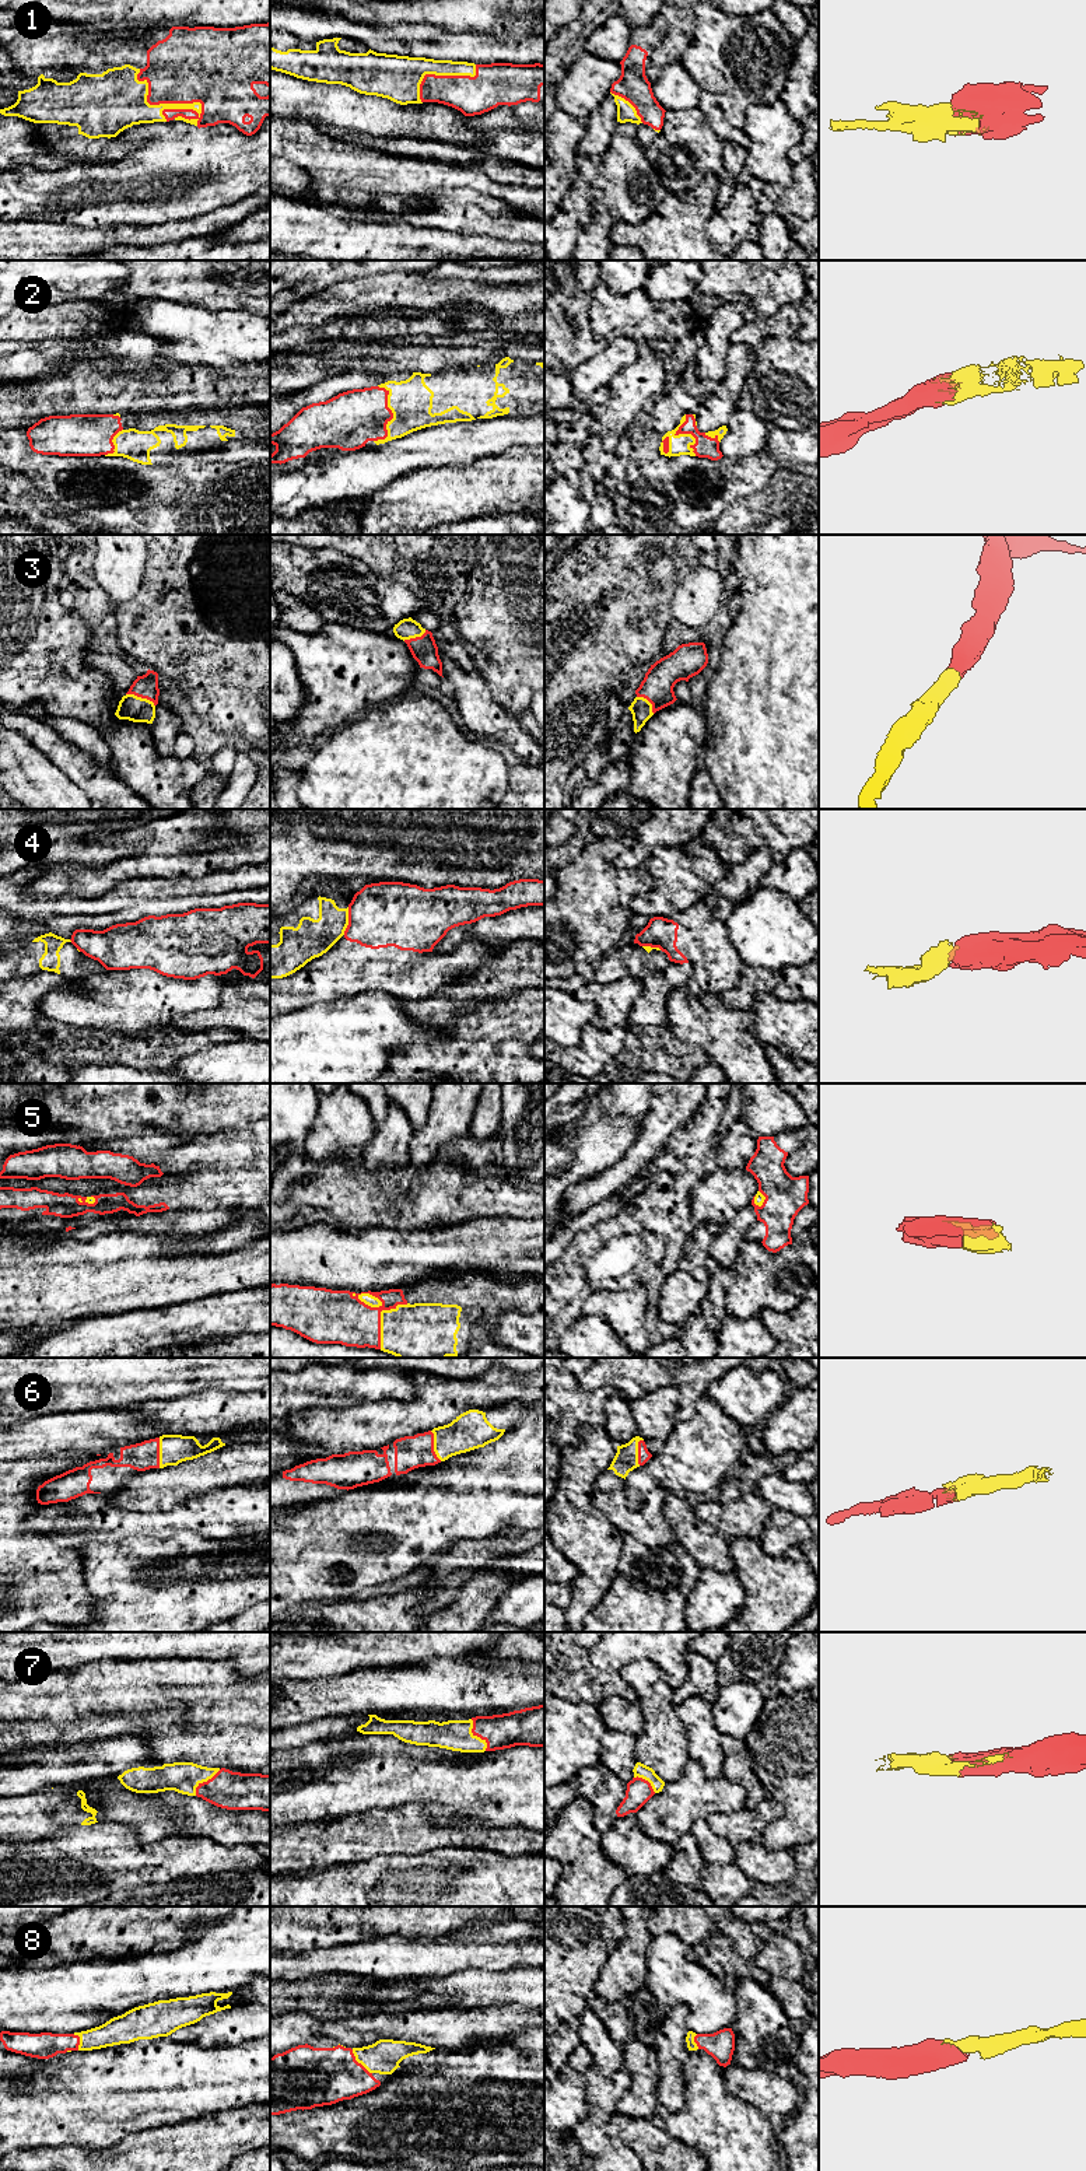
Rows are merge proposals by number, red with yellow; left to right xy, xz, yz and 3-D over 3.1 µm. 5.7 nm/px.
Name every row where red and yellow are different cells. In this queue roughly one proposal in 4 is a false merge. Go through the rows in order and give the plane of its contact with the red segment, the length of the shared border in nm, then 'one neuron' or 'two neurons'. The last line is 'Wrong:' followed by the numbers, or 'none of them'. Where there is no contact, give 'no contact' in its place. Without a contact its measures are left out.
1: xy | 480 nm | one neuron
2: xz | 320 nm | one neuron
3: xy | 180 nm | one neuron
4: xz | 160 nm | two neurons
5: xz | 300 nm | one neuron
6: xy | 180 nm | one neuron
7: xz | 200 nm | one neuron
8: xz | 180 nm | one neuron
Wrong: 4

